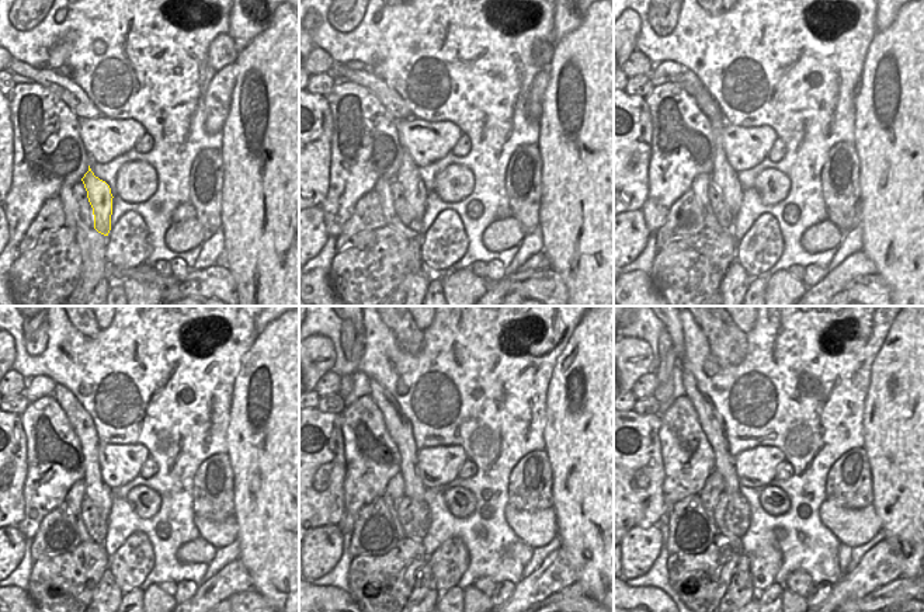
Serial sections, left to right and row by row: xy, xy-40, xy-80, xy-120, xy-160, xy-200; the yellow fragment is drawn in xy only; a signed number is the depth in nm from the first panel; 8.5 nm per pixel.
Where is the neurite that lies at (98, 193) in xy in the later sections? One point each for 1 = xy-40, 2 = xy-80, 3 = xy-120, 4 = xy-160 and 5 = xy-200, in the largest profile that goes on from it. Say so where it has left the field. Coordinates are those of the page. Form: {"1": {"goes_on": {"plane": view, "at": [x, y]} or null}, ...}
{"1": {"goes_on": {"plane": "xy-40", "at": [407, 176]}}, "2": {"goes_on": {"plane": "xy-80", "at": [722, 174]}}, "3": {"goes_on": {"plane": "xy-120", "at": [80, 421]}}, "4": {"goes_on": {"plane": "xy-160", "at": [398, 426]}}, "5": {"goes_on": {"plane": "xy-200", "at": [711, 423]}}}

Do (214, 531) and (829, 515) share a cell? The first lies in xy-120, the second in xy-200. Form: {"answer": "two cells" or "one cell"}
{"answer": "one cell"}

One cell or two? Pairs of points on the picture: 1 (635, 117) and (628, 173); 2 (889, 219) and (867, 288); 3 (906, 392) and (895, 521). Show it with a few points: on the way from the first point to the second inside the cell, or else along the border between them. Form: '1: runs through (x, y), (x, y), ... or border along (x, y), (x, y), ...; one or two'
1: runs through (631, 131), (628, 134), (628, 159); one
2: border along (876, 273), (890, 291); two
3: runs through (906, 424), (906, 489); one

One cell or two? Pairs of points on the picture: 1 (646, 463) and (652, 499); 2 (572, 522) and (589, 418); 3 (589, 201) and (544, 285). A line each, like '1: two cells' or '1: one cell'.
1: one cell
2: one cell
3: two cells

